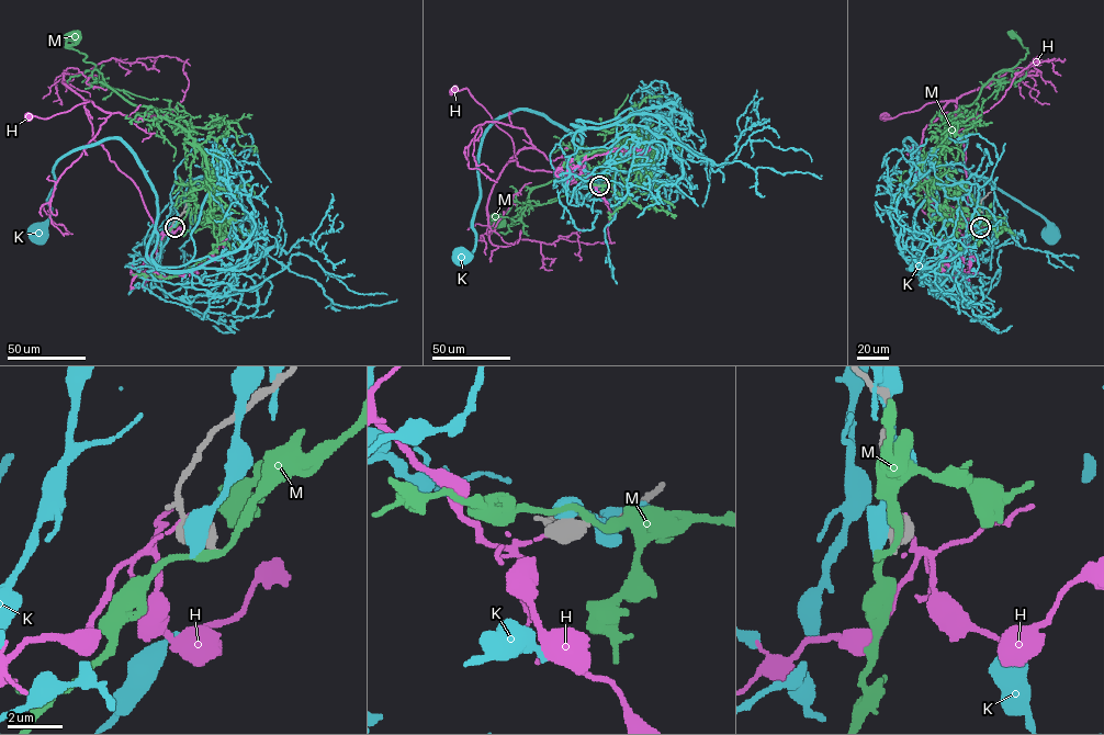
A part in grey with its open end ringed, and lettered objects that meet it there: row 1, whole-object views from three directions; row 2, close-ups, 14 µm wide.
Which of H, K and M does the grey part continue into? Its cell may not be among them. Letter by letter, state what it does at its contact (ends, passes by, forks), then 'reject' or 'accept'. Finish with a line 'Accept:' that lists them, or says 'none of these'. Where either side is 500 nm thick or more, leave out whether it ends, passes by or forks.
H: it ends | reject
K: reject
M: it passes by | reject
Accept: none of these

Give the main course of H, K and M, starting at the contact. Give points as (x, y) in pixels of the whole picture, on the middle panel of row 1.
H: (598, 187), (583, 173), (530, 171), (515, 160), (509, 161), (514, 153), (511, 138), (468, 89), (453, 89)
K: (598, 184), (637, 168), (641, 128), (576, 121), (581, 144), (544, 115), (503, 114), (479, 154), (466, 260)
M: (599, 185), (614, 185), (616, 164), (629, 149), (588, 150), (530, 192), (510, 230), (494, 233), (496, 218)

